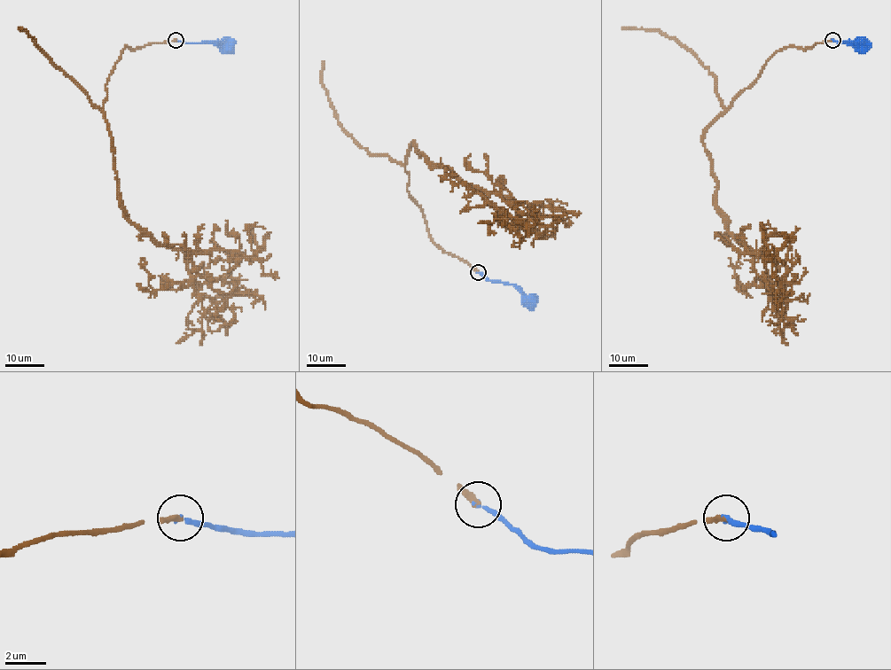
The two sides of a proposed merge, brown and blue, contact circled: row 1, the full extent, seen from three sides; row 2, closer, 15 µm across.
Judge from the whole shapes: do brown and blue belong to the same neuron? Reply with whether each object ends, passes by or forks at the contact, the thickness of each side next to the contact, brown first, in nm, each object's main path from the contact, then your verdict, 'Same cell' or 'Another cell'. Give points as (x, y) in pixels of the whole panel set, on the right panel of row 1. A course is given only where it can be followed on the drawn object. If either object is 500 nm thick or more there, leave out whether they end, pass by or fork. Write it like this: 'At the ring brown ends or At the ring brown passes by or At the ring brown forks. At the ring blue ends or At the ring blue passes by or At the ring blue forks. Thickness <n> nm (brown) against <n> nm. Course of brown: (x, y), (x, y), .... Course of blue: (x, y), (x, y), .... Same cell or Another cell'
At the ring brown ends. At the ring blue ends. Thickness 300 nm (brown) against 220 nm. Course of brown: (832, 41), (777, 50), (703, 138), (727, 229), (779, 293), (778, 308). Course of blue: (832, 41), (841, 43), (860, 41), (861, 45). Same cell

